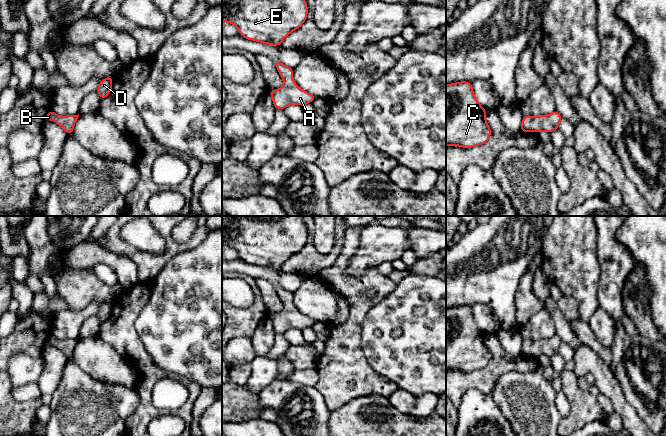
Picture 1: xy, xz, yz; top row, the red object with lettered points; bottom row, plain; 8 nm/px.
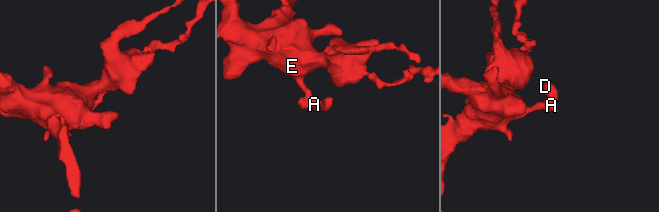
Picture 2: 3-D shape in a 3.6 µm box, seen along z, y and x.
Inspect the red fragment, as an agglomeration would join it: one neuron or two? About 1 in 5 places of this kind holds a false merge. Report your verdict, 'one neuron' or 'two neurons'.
one neuron

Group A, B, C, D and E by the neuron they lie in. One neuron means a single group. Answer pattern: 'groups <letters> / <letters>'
groups A B C D E

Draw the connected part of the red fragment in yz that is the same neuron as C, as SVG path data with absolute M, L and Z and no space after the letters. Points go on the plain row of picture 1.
M470 306L446 309L446 370L471 372L486 367L491 354Z

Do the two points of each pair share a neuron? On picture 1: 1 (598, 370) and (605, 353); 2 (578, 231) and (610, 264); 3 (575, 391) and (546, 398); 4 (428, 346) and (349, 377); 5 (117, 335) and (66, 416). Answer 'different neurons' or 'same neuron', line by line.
1: different neurons
2: different neurons
3: different neurons
4: different neurons
5: different neurons

